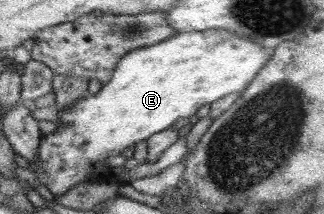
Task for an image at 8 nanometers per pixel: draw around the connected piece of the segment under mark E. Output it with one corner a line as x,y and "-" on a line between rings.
221,28
181,32
147,48
135,48
117,61
111,79
97,93
87,94
59,109
57,130
40,137
36,164
29,164
28,169
35,173
39,184
45,186
53,197
65,194
69,188
77,186
77,182
116,183
110,166
105,164
106,158
118,156
123,148
146,141
152,135
170,128
179,118
191,118
193,114
202,113
211,102
226,94
244,90
255,78
257,71
268,62
270,52
253,40
235,36
233,32

